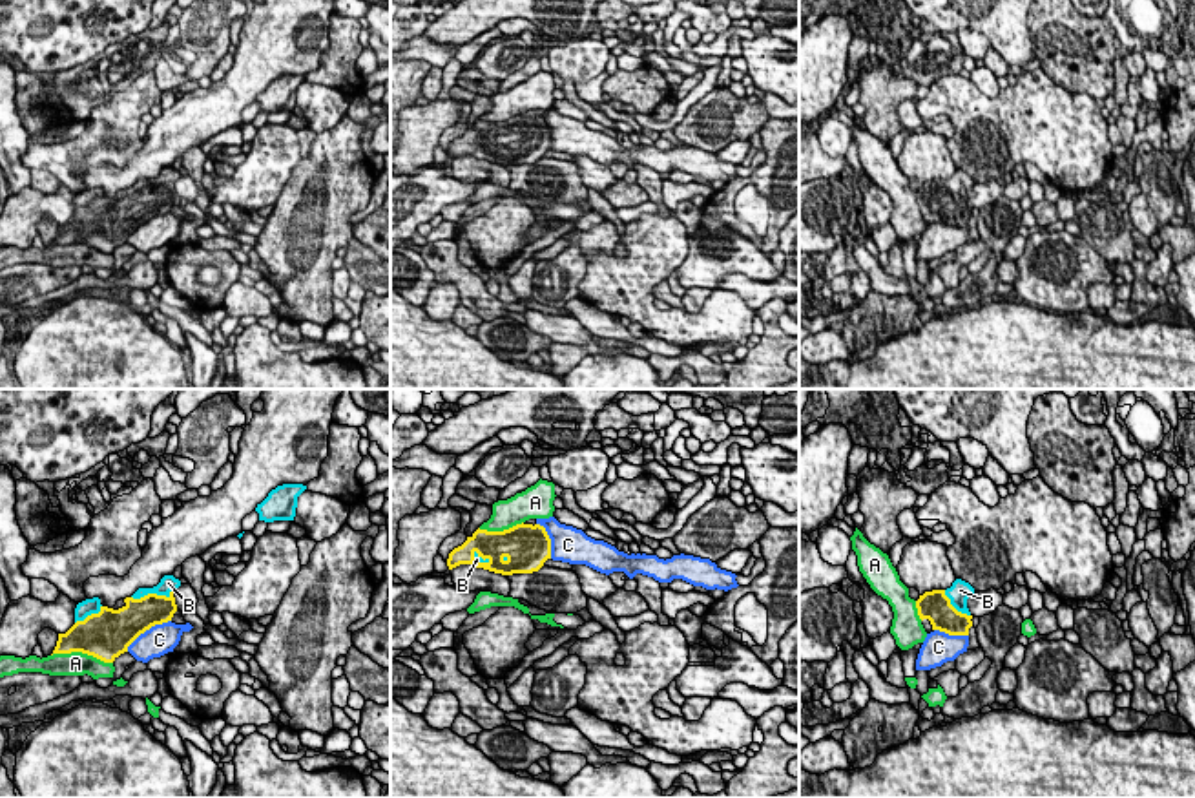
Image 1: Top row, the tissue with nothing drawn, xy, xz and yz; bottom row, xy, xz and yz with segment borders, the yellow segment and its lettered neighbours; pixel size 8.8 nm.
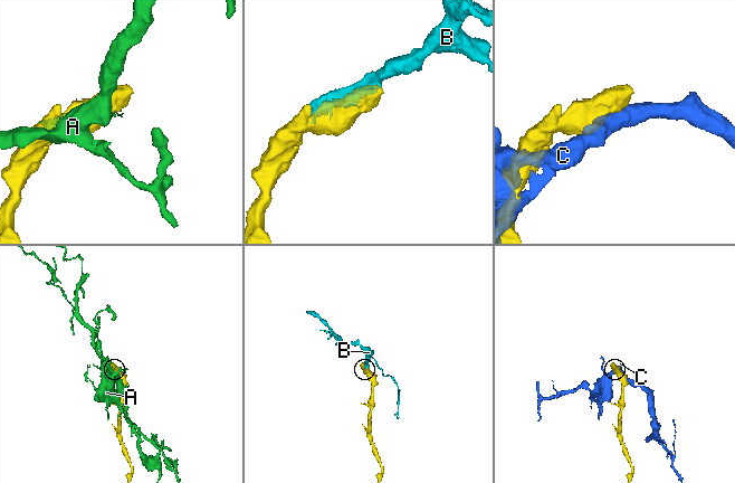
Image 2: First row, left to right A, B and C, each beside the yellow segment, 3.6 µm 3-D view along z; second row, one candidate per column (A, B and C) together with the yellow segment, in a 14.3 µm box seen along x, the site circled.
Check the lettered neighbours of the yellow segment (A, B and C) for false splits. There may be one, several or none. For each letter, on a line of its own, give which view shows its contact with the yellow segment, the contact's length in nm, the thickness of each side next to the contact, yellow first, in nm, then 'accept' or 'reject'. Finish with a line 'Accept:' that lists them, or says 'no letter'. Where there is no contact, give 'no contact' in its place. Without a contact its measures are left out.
A: meets yellow in xy; contact 550 nm long; 420 nm thick on the yellow side, 220 nm on the other; reject
B: meets yellow in xy; contact 380 nm long; 300 nm thick on the yellow side, 160 nm on the other; accept
C: meets yellow in xy; contact 480 nm long; 340 nm thick on the yellow side, 280 nm on the other; reject
Accept: B

